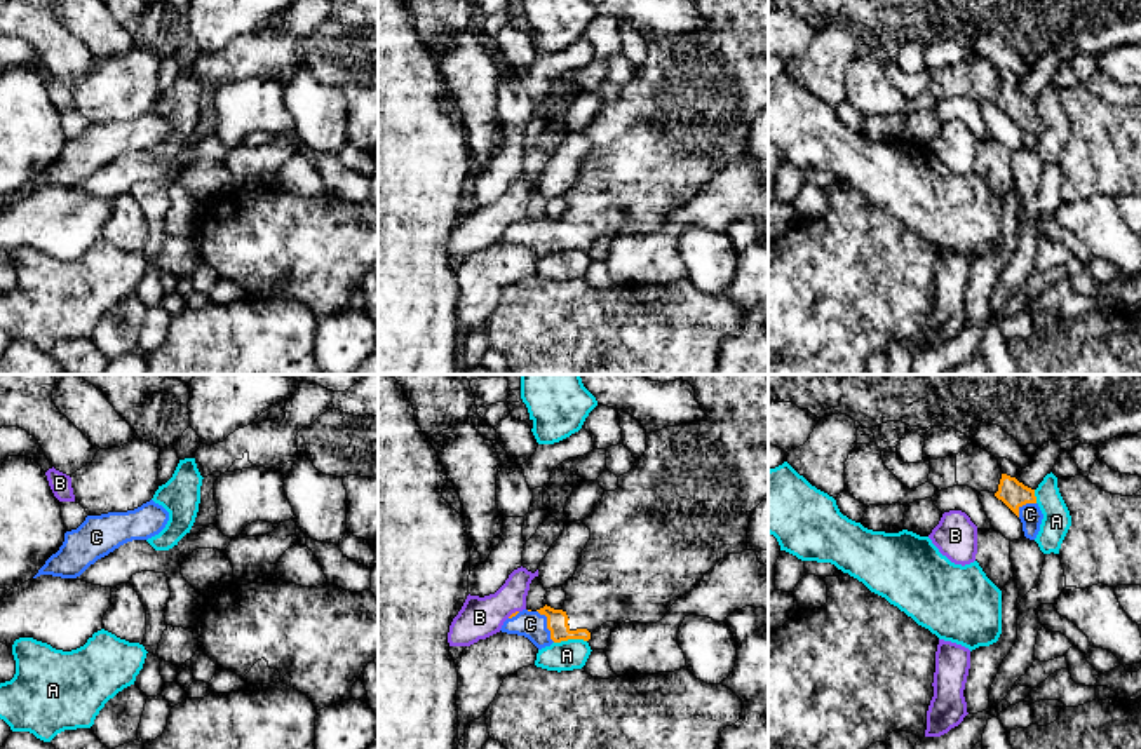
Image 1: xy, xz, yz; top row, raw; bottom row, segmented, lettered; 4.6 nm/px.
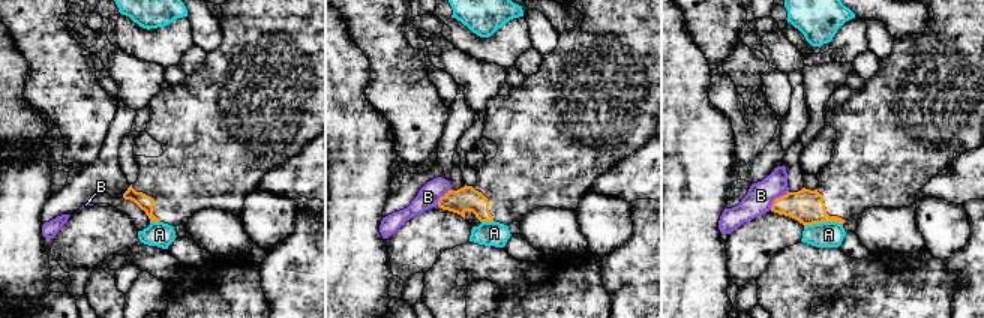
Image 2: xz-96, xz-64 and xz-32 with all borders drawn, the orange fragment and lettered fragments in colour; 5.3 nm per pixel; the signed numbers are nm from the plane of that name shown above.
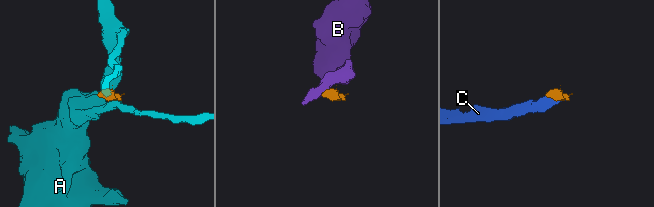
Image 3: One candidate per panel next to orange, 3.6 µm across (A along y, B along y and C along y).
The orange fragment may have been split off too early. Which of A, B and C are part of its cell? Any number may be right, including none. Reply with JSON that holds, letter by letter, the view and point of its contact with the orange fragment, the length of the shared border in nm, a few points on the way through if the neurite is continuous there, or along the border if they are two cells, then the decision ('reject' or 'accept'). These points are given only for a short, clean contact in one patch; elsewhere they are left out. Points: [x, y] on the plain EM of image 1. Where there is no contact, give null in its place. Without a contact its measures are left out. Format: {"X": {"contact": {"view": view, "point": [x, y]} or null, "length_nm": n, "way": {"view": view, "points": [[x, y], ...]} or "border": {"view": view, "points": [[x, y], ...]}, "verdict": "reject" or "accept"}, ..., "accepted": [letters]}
{"A": {"contact": {"view": "xz", "point": [570, 248]}, "length_nm": 150, "border": {"view": "xz", "points": [[586, 249], [561, 249], [554, 253]]}, "verdict": "reject"}, "B": {"contact": {"view": "xz", "point": [513, 223]}, "length_nm": 70, "border": {"view": "xz", "points": [[518, 220], [507, 227]]}, "verdict": "reject"}, "C": {"contact": {"view": "xz", "point": [547, 236]}, "length_nm": 170, "way": {"view": "xz", "points": [[556, 229], [547, 236], [530, 234]]}, "verdict": "accept"}, "accepted": ["C"]}

